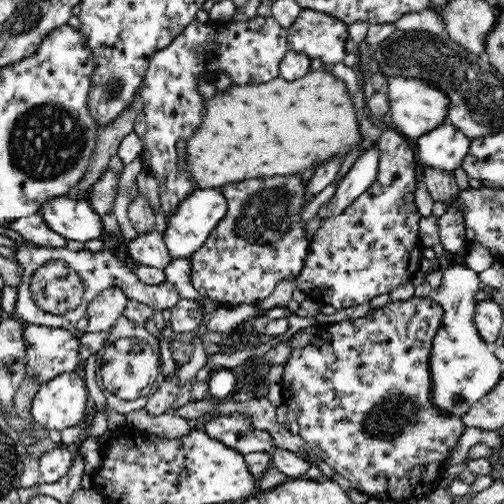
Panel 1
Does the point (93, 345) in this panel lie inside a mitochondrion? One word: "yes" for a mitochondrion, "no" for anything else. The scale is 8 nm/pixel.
no

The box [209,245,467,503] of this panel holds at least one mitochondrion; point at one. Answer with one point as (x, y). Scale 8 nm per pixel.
(398, 410)

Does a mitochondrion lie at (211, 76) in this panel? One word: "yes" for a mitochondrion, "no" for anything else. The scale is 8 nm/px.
no

